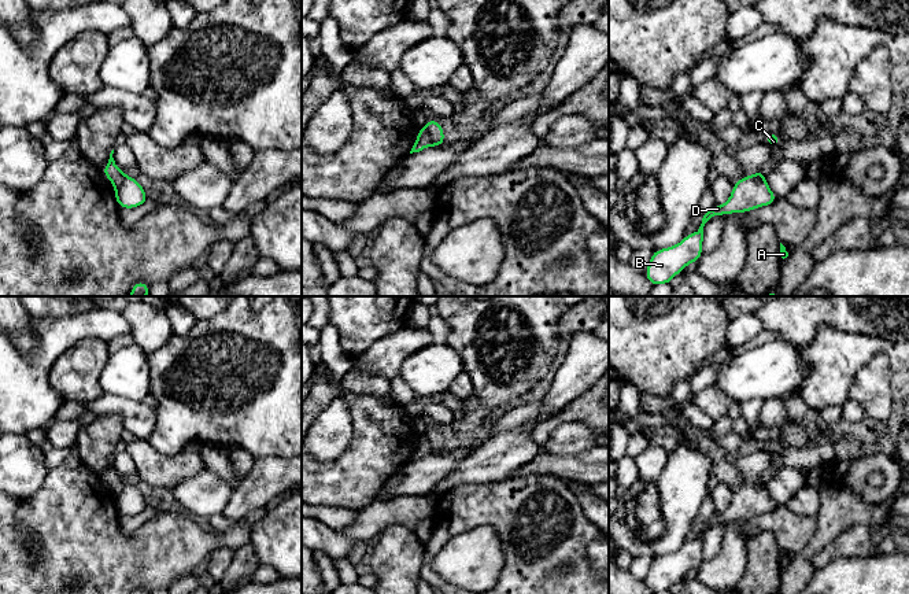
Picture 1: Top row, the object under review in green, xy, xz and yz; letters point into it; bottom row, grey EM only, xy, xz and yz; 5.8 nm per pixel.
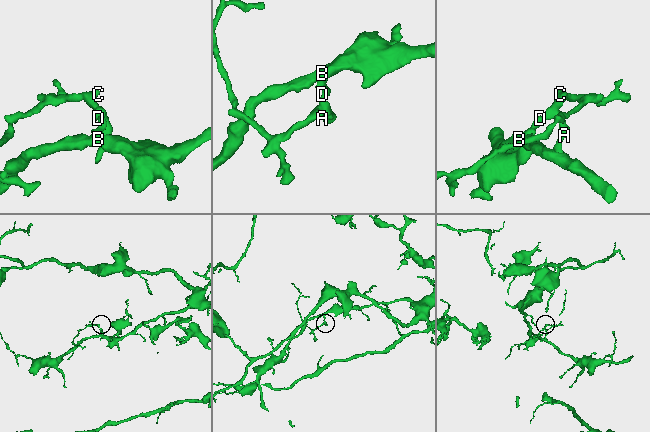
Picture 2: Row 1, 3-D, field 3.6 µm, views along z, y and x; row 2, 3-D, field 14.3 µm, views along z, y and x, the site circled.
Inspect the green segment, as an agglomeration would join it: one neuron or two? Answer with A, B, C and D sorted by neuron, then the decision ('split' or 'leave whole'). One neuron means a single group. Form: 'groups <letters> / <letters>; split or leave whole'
groups A B D / C; split

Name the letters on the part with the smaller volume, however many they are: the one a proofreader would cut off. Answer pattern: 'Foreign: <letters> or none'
Foreign: C

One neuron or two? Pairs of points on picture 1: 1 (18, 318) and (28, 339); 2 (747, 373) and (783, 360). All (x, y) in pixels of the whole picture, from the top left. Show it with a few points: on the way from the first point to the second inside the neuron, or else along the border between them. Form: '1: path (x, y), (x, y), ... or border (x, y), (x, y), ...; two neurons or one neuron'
1: path (18, 324), (22, 334); one neuron
2: path (756, 373), (768, 372), (775, 368); one neuron

